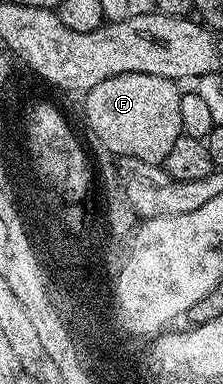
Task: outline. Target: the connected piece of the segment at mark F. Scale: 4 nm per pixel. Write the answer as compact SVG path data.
M120 73L116 77L108 77L108 81L100 81L100 85L96 85L92 90L85 92L84 99L86 104L83 105L82 111L86 114L86 123L90 126L90 131L114 154L114 157L123 159L139 159L145 163L156 163L159 165L165 164L168 153L172 149L172 145L176 145L176 141L182 136L182 122L180 121L180 101L182 100L183 92L178 91L179 84L175 80L168 77L156 77L152 73Z

